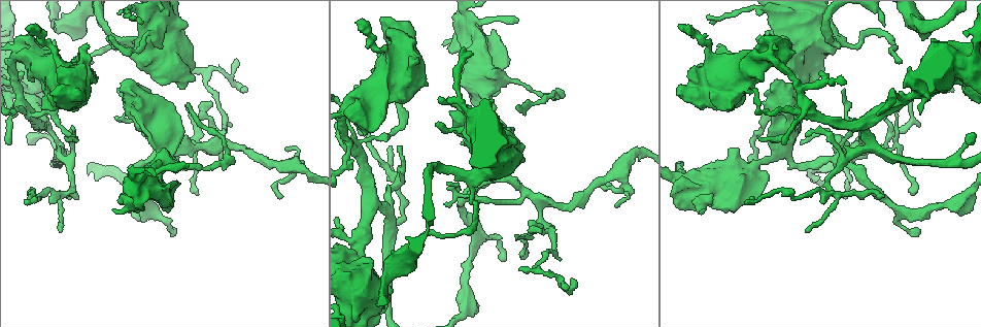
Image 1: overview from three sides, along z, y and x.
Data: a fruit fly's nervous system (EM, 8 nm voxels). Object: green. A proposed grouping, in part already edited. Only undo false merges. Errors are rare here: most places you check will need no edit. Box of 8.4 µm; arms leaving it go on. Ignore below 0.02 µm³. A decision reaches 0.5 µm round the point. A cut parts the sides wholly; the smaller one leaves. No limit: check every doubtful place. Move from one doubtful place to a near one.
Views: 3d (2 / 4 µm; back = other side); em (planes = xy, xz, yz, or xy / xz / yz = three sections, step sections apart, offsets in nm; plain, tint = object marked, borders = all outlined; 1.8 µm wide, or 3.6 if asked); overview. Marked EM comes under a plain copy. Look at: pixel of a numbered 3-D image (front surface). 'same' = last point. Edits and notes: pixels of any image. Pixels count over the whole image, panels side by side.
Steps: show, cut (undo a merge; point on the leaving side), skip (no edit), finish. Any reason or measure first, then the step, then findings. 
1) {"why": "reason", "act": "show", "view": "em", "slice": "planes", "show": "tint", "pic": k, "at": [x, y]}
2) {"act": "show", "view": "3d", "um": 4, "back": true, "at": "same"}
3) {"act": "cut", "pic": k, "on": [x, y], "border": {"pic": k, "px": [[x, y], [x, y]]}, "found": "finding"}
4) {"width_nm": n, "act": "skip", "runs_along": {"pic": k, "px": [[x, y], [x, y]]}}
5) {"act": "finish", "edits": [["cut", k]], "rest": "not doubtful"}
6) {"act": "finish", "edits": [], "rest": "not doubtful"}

{"why": "thin arm on a thick one", "act": "show", "view": "em", "slice": "xy", "step": 4, "show": "tint", "pic": 1, "at": [358, 251]}

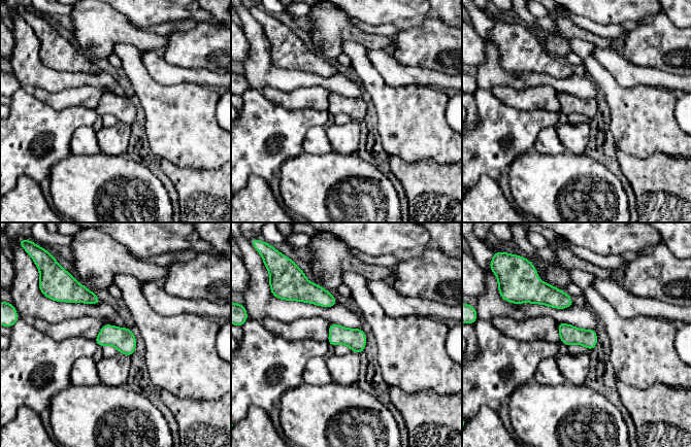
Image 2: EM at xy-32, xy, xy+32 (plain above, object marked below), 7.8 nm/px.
{"act": "show", "view": "em", "slice": "planes", "show": "tint", "at": "same"}

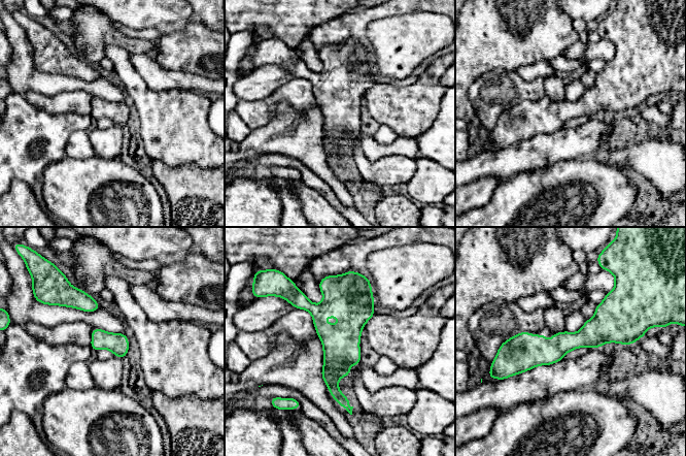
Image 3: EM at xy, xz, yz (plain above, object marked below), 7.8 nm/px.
{"act": "skip", "runs_along": {"pic": 3, "px": [[335, 281], [344, 338], [334, 391], [345, 404]]}, "found": "all the same neuron"}

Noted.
{"why": "four or more arms meet", "act": "show", "view": "em", "slice": "xz", "step": 4, "show": "tint", "pic": 1, "at": [810, 108]}

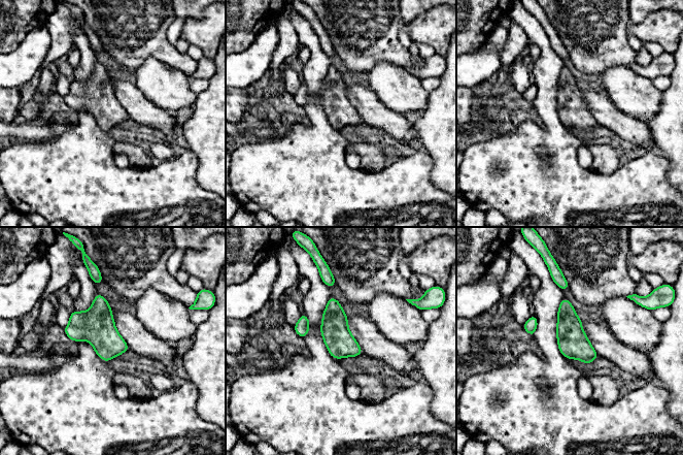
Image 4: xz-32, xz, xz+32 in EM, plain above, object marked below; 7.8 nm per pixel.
{"act": "show", "view": "em", "slice": "planes", "show": "tint", "at": "same"}

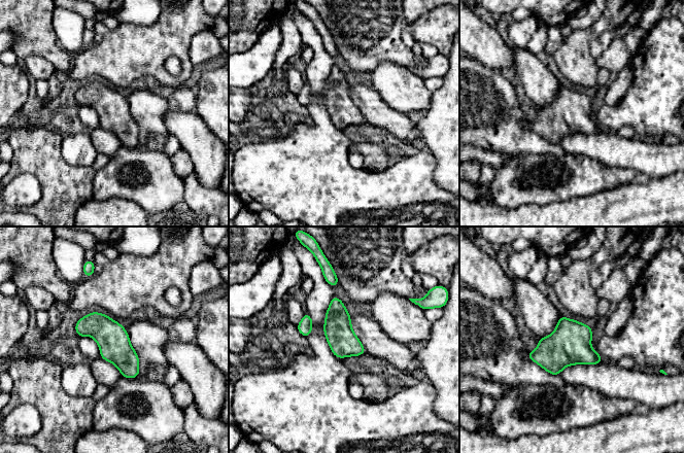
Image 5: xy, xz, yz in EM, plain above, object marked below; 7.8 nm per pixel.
{"act": "skip", "found": "all the same neuron"}

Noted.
{"why": "three arms meet", "act": "show", "view": "em", "slice": "planes", "show": "tint", "pic": 1, "at": [777, 153]}

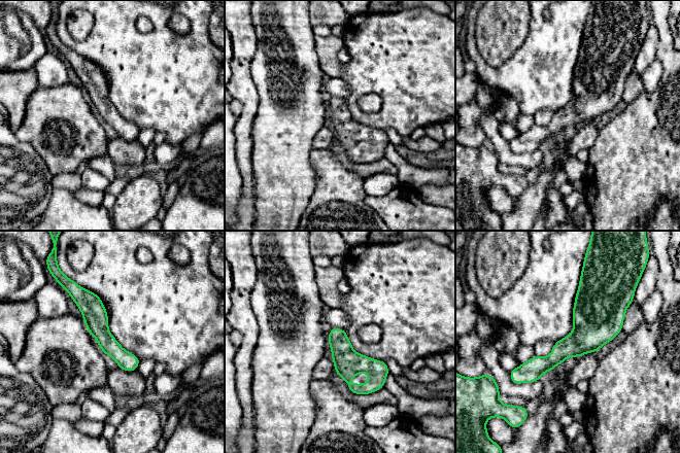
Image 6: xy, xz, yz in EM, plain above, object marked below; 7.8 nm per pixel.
{"act": "skip", "found": "all the same neuron"}

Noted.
{"act": "show", "view": "em", "slice": "planes", "show": "tint", "pic": 1, "at": [830, 160]}

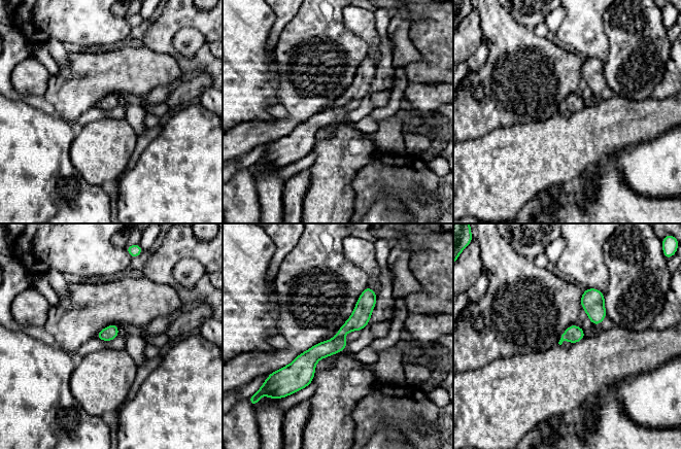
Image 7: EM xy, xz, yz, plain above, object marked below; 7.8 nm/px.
{"width_nm": 110, "act": "skip", "runs_along": {"pic": 7, "px": [[373, 295], [328, 348], [285, 371]]}, "found": "one neuron here"}

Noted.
{"why": "thick turns thin", "act": "show", "view": "em", "um": 3.6, "slice": "xy", "step": 8, "show": "tint", "pic": 1, "at": [368, 292]}

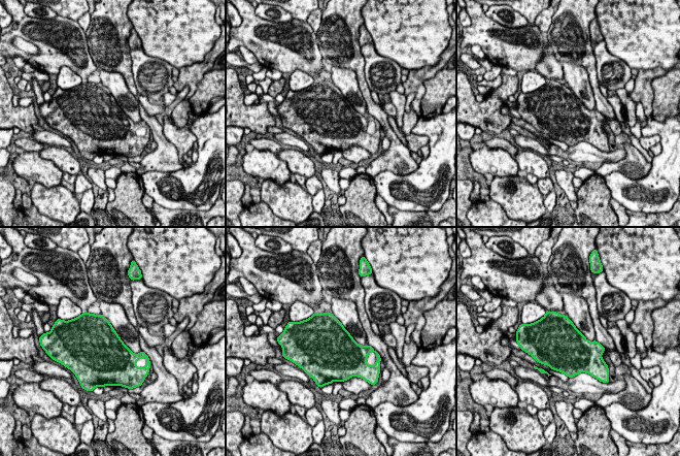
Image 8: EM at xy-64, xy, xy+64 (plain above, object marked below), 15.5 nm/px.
{"act": "show", "view": "em", "um": 3.6, "slice": "planes", "show": "tint", "at": "same"}

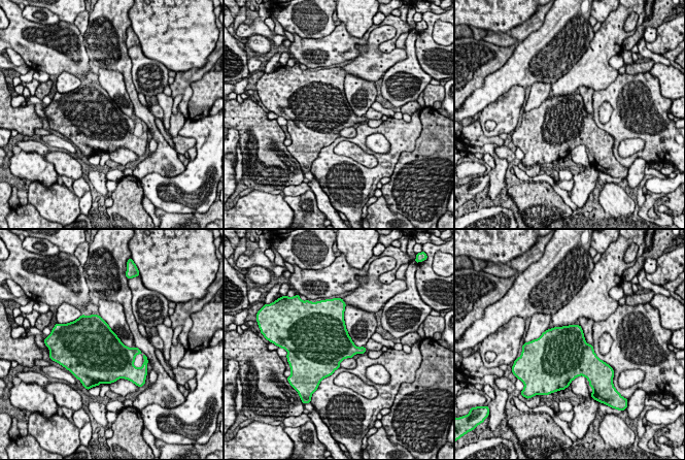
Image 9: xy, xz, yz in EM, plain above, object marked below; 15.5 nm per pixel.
{"act": "skip", "found": "continuous, no second neuron"}

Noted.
{"act": "finish", "edits": [], "rest": "not doubtful"}

